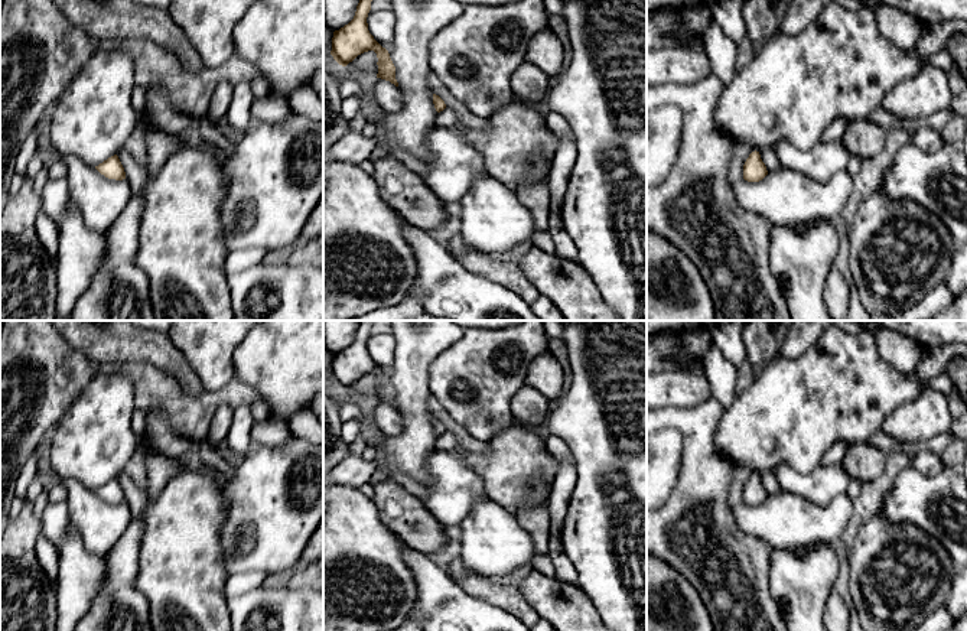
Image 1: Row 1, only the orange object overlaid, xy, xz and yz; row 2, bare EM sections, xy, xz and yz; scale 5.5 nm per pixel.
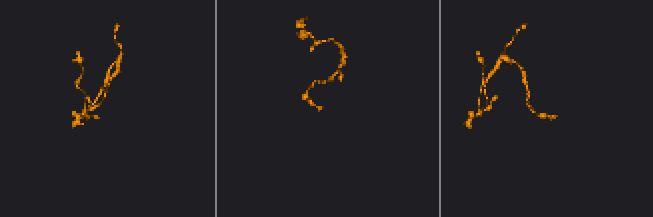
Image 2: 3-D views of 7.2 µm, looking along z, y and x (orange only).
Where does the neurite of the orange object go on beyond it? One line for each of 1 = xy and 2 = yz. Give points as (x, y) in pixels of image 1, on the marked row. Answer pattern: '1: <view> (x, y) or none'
1: none
2: none

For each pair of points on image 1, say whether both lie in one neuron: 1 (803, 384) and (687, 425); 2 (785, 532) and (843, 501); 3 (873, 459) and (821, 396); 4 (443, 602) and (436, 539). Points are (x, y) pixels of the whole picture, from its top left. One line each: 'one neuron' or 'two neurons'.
1: two neurons
2: one neuron
3: two neurons
4: two neurons

